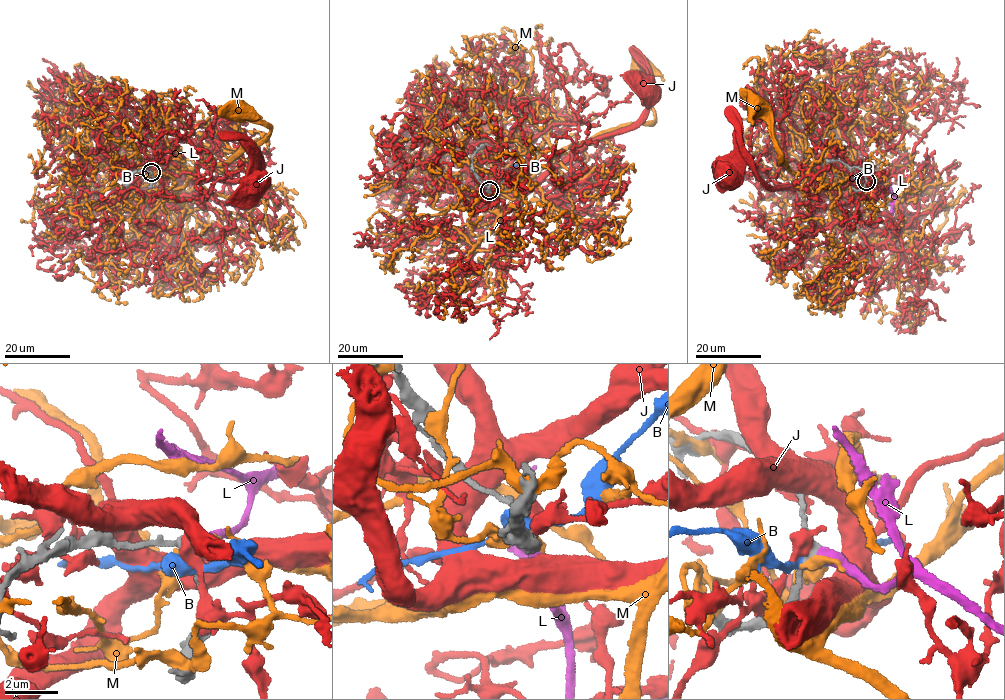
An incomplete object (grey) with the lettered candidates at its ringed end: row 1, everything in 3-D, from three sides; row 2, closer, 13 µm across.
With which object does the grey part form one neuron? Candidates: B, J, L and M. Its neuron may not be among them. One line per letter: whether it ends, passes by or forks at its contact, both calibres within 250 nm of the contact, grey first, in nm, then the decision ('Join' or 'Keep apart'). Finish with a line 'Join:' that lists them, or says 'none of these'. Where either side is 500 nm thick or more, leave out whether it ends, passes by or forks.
B: It passes by. Thickness 280 nm (grey) against 460 nm. Keep apart
J: It passes by. Thickness 280 nm (grey) against 400 nm. Keep apart
L: It ends there. Thickness 280 nm (grey) against 440 nm. Join
M: It passes by. Thickness 280 nm (grey) against 400 nm. Keep apart
Join: L

